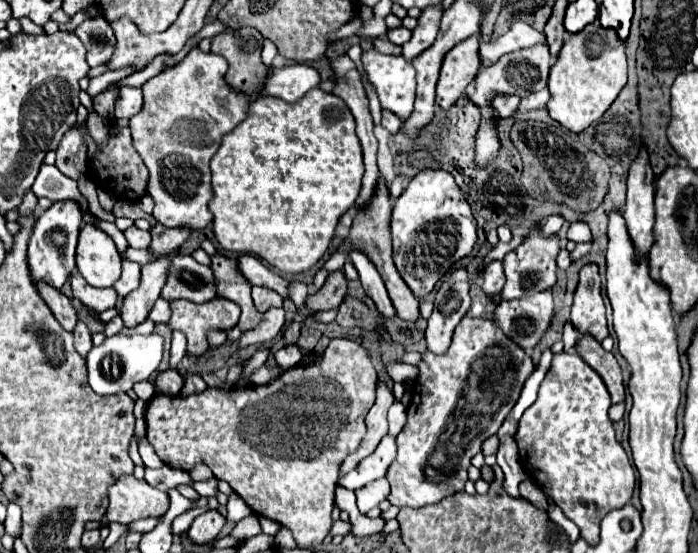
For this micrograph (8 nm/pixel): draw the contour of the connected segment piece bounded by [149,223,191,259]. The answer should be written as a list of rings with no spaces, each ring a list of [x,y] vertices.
[[[159,223],[153,227],[153,241],[149,245],[151,249],[151,255],[153,259],[157,257],[163,257],[163,255],[169,255],[169,253],[175,253],[189,237],[191,231],[183,231],[183,229],[167,229],[167,227],[161,227]]]

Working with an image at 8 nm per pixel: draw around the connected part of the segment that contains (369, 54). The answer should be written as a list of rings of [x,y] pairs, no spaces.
[[[375,49],[361,53],[363,71],[375,89],[381,109],[407,119],[413,113],[415,69],[403,55],[385,55]]]

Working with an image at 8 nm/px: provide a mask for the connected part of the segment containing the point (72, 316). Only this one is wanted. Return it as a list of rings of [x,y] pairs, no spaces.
[[[37,283],[37,291],[43,297],[43,301],[49,305],[49,309],[53,311],[55,319],[61,323],[61,327],[65,331],[73,331],[77,325],[77,311],[73,309],[71,301],[61,291],[49,287],[47,283]]]

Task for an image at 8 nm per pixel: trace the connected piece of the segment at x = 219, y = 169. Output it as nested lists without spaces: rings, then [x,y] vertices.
[[[319,87],[295,103],[279,97],[259,97],[249,105],[247,119],[223,137],[221,147],[211,159],[213,199],[209,209],[213,213],[215,239],[223,249],[261,257],[283,273],[303,273],[323,257],[339,217],[353,207],[363,171],[353,115],[343,99]]]

